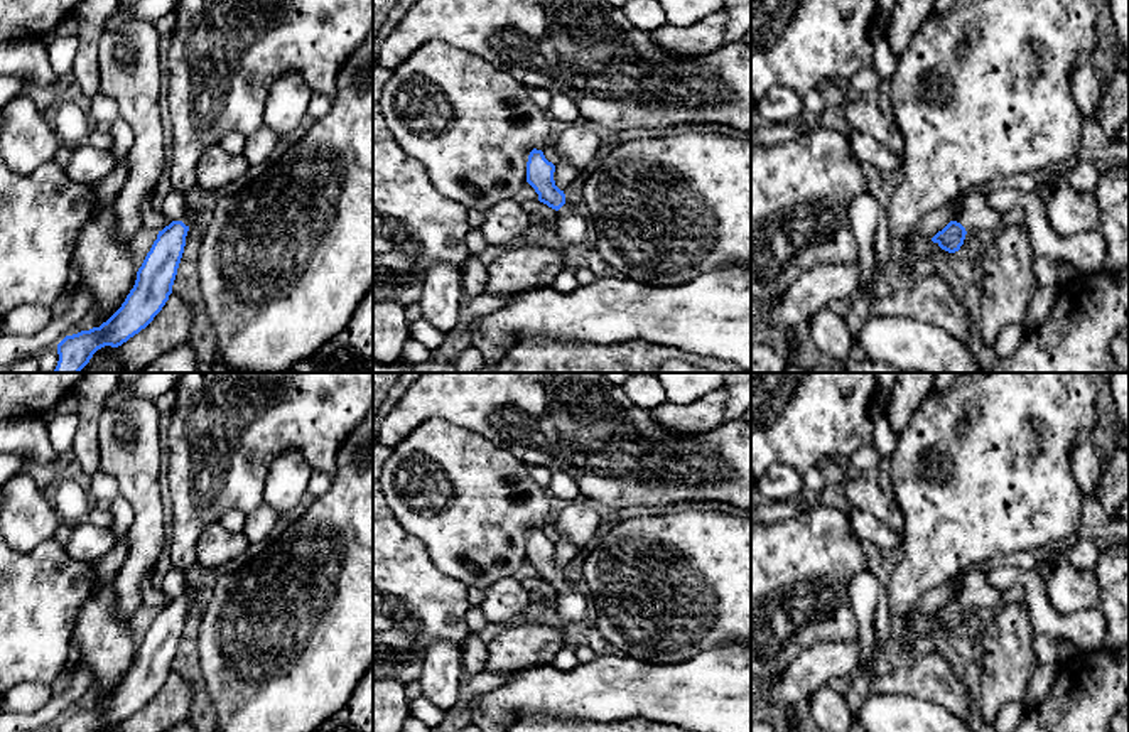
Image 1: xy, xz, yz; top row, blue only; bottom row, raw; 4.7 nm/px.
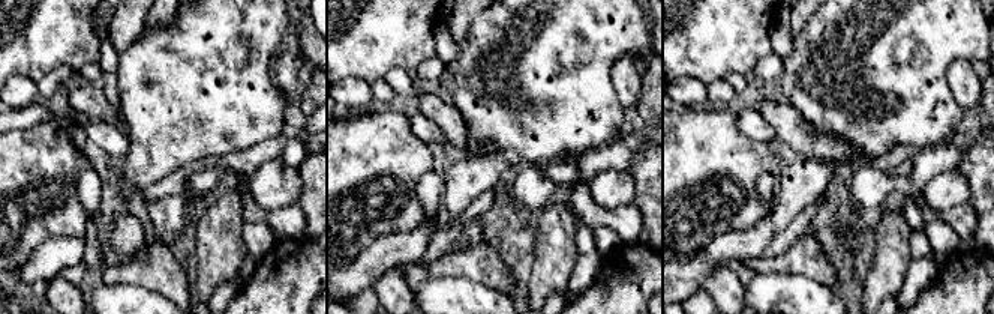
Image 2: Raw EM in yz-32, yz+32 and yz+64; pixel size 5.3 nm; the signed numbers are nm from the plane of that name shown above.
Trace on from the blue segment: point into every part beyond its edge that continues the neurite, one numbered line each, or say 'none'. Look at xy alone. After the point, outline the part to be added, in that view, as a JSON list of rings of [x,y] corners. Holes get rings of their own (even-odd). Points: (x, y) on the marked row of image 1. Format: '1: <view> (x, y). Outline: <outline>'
1: xy (191, 213). Outline: [[[187,202],[187,204],[186,204],[186,213],[184,213],[184,216],[181,218],[181,221],[182,221],[186,226],[189,226],[199,214],[201,214],[201,213],[199,213],[197,206],[196,206],[194,202]]]

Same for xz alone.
1: xz (571, 230). Outline: [[[564,204],[557,211],[557,226],[554,233],[554,241],[562,246],[575,246],[582,243],[591,234],[587,219],[584,219],[577,209]]]

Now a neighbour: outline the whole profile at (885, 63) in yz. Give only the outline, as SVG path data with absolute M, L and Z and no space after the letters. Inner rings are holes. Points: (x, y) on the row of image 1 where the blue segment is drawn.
M869 29L871 44L872 44L872 67L879 78L879 91L874 96L874 101L889 121L894 121L894 111L891 106L891 76L898 66L898 57L893 54L889 42L884 35L884 29Z

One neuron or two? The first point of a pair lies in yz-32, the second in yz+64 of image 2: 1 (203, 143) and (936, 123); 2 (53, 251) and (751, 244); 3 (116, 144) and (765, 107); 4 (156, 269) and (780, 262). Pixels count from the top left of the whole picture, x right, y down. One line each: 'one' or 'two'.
1: one
2: one
3: two
4: one

